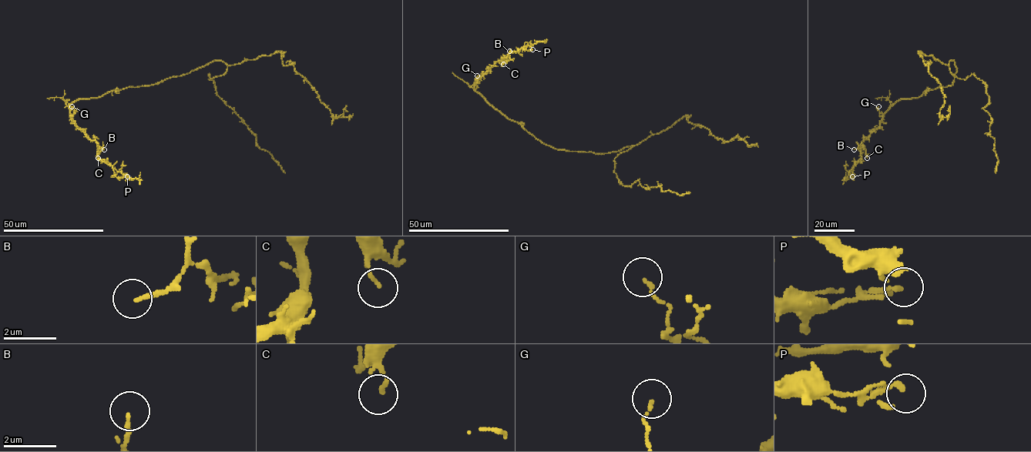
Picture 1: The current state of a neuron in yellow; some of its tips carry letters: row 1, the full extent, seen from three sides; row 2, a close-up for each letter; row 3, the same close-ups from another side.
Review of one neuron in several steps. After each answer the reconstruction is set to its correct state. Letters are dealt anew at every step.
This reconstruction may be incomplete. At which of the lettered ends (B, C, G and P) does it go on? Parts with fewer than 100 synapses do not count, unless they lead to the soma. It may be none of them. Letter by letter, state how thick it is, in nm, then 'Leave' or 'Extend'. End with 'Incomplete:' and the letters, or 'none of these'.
B: Thickness 140 nm. Leave
C: Thickness 120 nm. Leave
G: Thickness 100 nm. Leave
P: Thickness 120 nm. Leave
Incomplete: none of these

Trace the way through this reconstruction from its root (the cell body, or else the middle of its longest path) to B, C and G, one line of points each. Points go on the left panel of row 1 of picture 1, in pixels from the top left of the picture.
B: (166, 78), (149, 85), (115, 89), (97, 98), (78, 98), (68, 106), (75, 125), (104, 149)
C: (166, 78), (149, 85), (115, 89), (97, 98), (78, 98), (68, 106), (75, 125), (101, 149), (98, 158)
G: (166, 78), (149, 85), (115, 89), (97, 98), (78, 98), (68, 106), (72, 114), (75, 111), (72, 106)

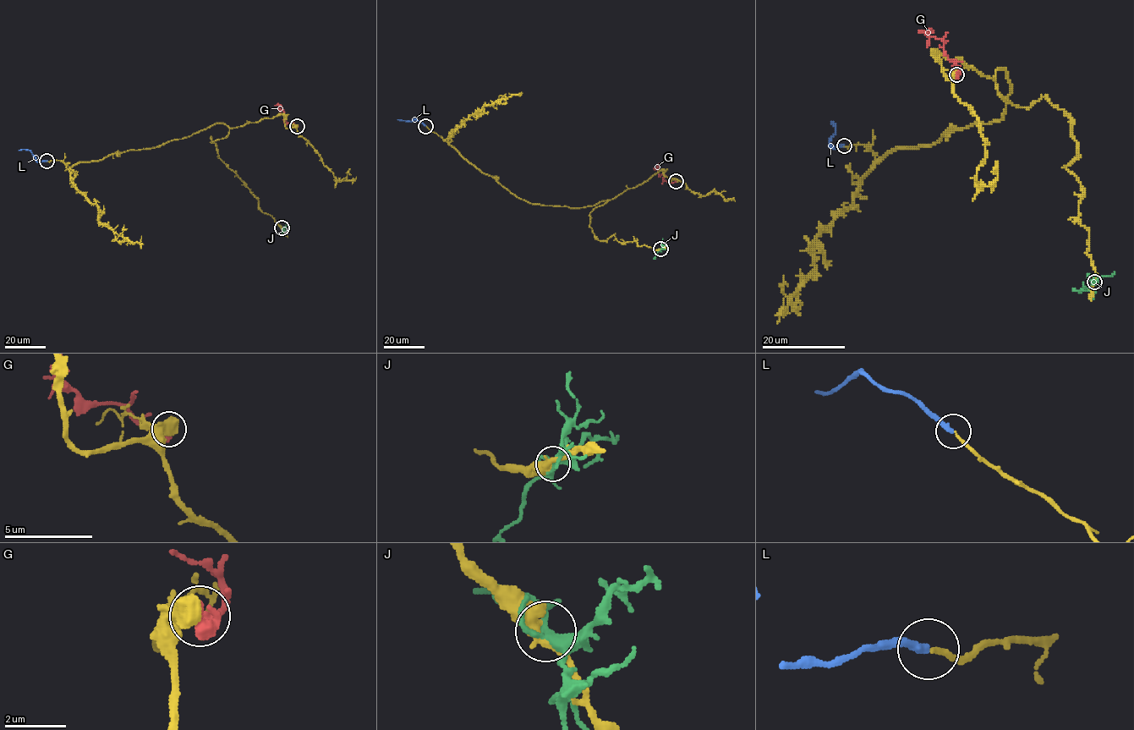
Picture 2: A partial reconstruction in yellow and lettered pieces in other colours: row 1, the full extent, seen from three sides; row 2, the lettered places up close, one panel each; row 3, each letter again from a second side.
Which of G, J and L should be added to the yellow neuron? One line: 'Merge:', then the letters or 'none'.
Merge: L

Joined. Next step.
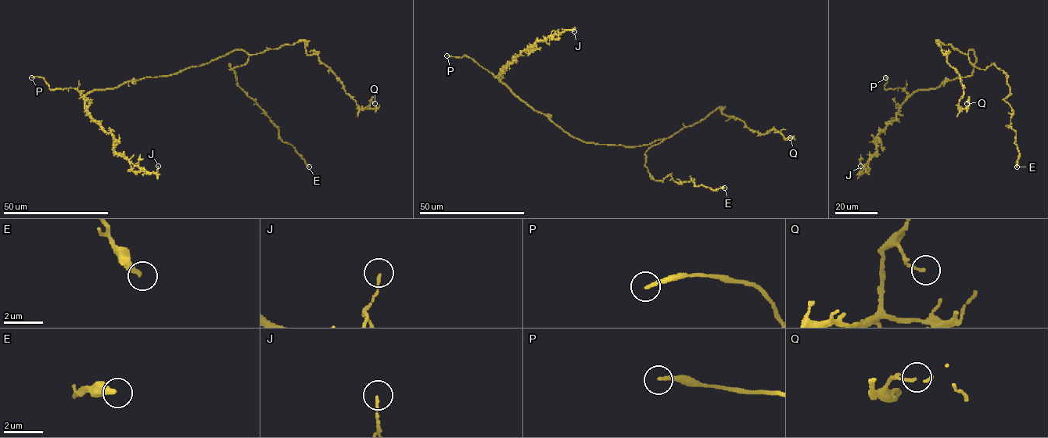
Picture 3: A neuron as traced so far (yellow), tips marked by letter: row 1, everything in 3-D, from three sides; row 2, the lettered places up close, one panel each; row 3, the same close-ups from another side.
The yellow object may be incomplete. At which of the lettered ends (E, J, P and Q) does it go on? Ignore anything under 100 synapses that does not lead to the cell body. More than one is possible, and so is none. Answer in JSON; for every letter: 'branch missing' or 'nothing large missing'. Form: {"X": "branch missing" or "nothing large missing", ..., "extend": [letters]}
{"E": "nothing large missing", "J": "nothing large missing", "P": "branch missing", "Q": "nothing large missing", "extend": ["P"]}

